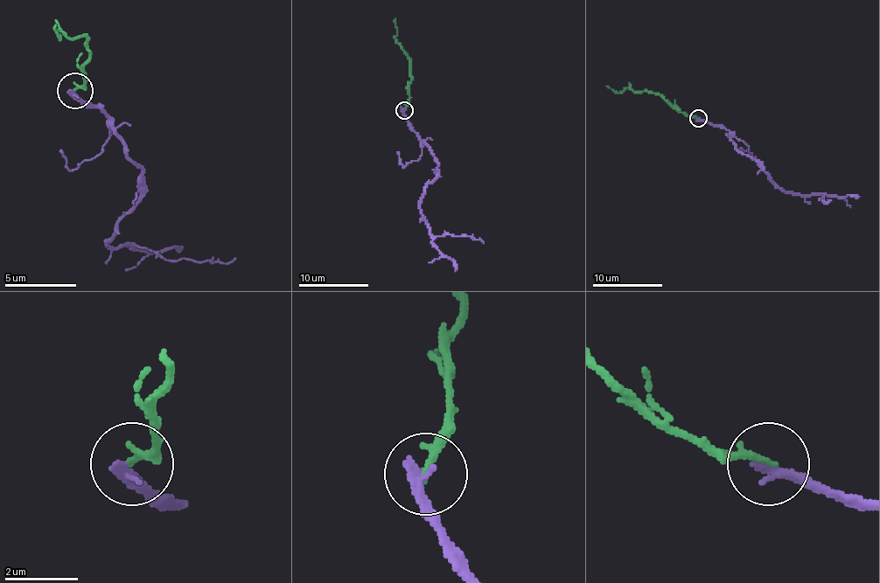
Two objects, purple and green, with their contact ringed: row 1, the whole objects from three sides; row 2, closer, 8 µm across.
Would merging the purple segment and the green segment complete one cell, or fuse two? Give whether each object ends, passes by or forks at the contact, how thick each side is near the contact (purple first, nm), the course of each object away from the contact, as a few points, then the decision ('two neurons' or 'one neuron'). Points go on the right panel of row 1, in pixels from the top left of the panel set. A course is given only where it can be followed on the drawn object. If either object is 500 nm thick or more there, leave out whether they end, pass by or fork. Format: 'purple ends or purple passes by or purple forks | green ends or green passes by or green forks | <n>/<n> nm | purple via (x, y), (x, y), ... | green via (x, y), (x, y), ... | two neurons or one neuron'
purple ends | green ends | 280/200 nm | purple via (697, 117), (727, 129), (736, 148), (752, 158), (785, 191), (824, 195), (822, 202), (827, 204), (831, 200) | green via (697, 117), (678, 112), (653, 93), (625, 89), (615, 93), (606, 86) | two neurons

